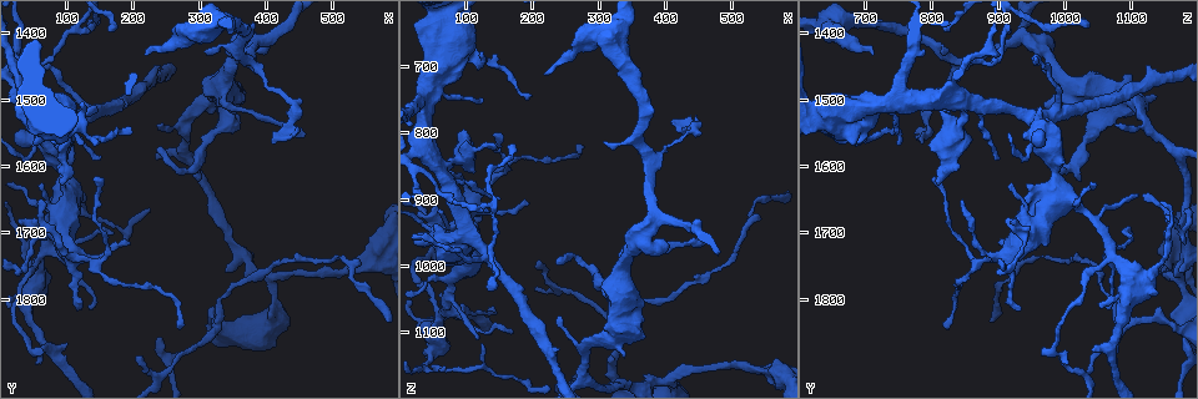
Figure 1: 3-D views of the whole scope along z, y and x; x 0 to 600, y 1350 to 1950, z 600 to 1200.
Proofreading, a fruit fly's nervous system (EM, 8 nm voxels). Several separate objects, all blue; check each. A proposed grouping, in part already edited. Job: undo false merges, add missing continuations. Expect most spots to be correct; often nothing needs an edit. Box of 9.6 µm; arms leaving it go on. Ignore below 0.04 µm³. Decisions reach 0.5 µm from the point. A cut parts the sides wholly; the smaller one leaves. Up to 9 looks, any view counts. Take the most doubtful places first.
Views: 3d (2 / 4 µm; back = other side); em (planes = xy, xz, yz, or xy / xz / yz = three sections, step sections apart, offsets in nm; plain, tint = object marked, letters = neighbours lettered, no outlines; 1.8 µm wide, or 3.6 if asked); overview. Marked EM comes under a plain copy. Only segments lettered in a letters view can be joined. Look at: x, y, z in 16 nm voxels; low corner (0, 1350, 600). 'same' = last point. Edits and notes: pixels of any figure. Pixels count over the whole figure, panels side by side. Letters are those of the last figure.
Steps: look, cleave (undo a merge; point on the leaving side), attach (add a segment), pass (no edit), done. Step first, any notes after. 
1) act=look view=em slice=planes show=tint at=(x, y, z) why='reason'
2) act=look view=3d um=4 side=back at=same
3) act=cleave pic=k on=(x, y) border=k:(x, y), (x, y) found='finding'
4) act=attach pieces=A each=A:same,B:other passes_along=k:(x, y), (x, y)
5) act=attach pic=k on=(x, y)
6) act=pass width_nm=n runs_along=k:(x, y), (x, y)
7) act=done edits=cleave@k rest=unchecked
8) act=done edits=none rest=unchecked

act=look view=em slice=planes show=letters at=(320, 1840, 1085) why='sharp bend'

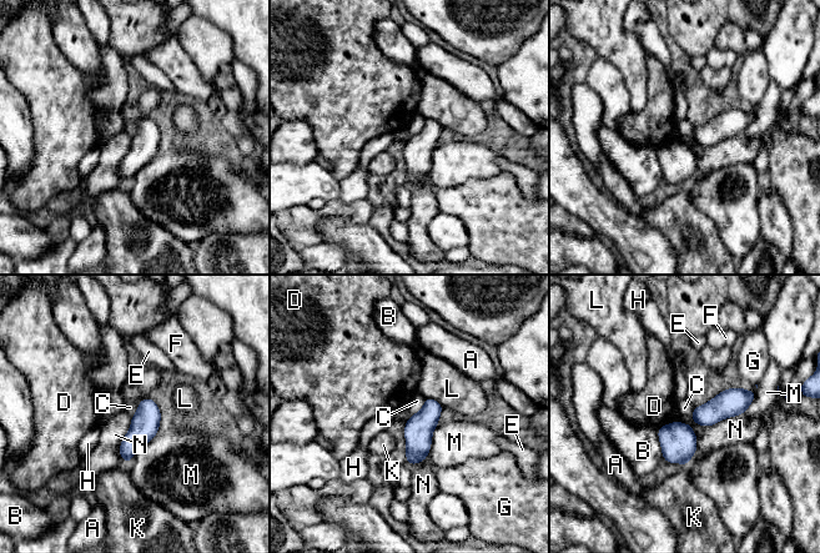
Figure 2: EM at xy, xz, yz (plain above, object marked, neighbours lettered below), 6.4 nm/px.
act=pass each=A:other,B:other,C:other,D:other,E:other,F:other,G:other,H:other,K:other,L:other,M:other,N:other found='one cell here'

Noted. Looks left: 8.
act=look view=em um=3.6 slice=planes show=letters at=(60, 1525, 640) why='abrupt turn'

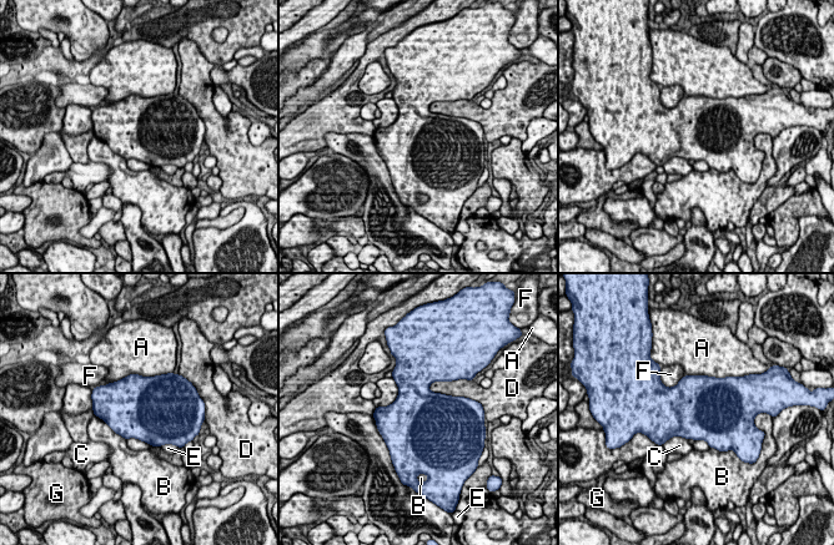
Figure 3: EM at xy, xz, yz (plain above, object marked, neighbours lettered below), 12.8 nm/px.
act=pass each=A:other,B:other,C:other,D:other,E:other,F:other,G:other border=3:(428, 385), (433, 392), (458, 397) found='continuous, no second cell'

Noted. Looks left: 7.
act=look view=3d um=2 at=(65, 1655, 845)

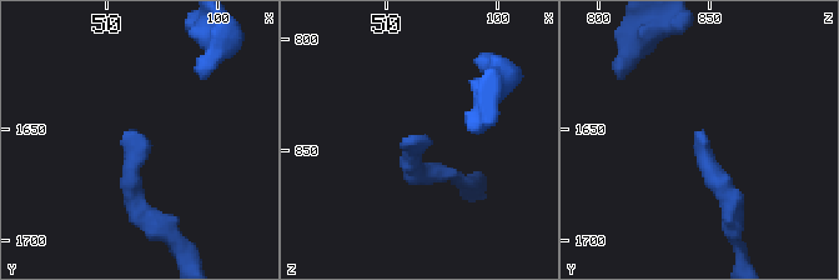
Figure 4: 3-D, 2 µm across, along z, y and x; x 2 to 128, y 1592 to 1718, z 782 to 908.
act=look view=em slice=xy step=8 show=letters at=(63, 1650, 845)

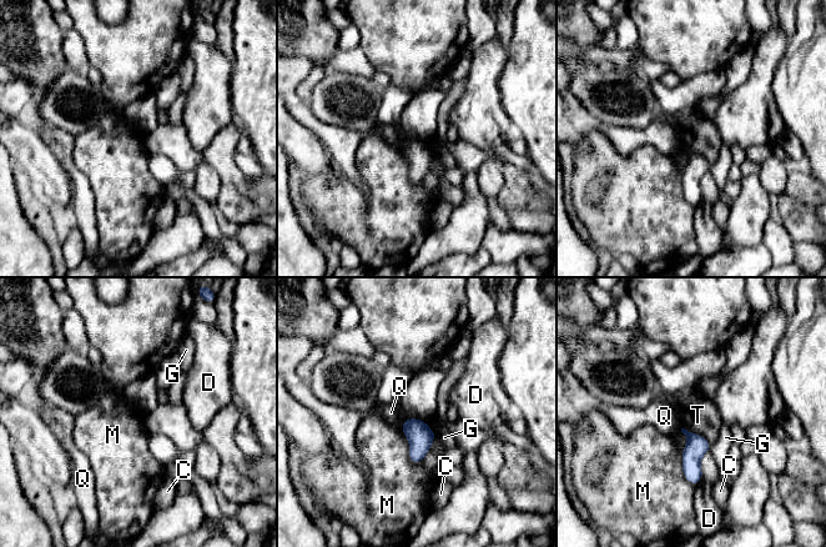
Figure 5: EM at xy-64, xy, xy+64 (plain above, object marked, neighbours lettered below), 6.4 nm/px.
act=pass longest_contact=M:260nm each=C:other,D:other,G:other,M:other,Q:other,T:other border=5:(683, 427), (703, 436), (710, 445) found='none of them fits'

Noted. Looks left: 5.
act=look view=em slice=yz step=4 show=letters at=(405, 1425, 965) why='an open end'

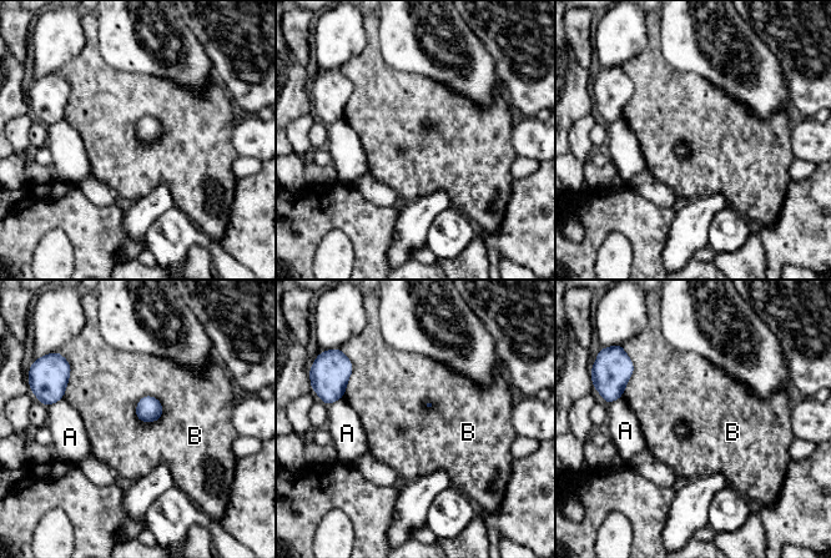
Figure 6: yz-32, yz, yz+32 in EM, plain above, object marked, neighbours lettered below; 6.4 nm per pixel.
act=look view=em slice=planes show=letters at=same why='another direction'

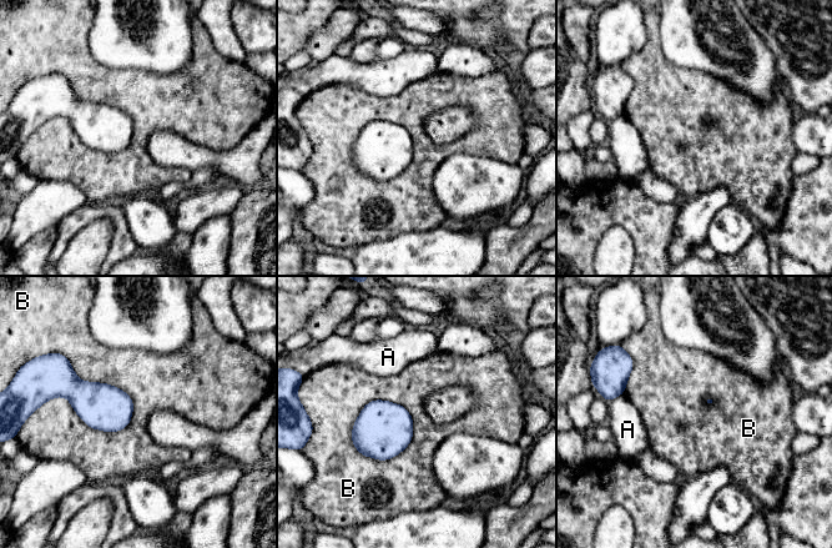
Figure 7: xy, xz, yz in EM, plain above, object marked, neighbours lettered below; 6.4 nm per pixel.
act=pass longest_contact=B:550nm each=A:other,B:other border=7:(69, 362), (131, 398), (125, 428) found='no lettered segment goes on from it'

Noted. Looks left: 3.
act=done edits=none rest=unchecked

